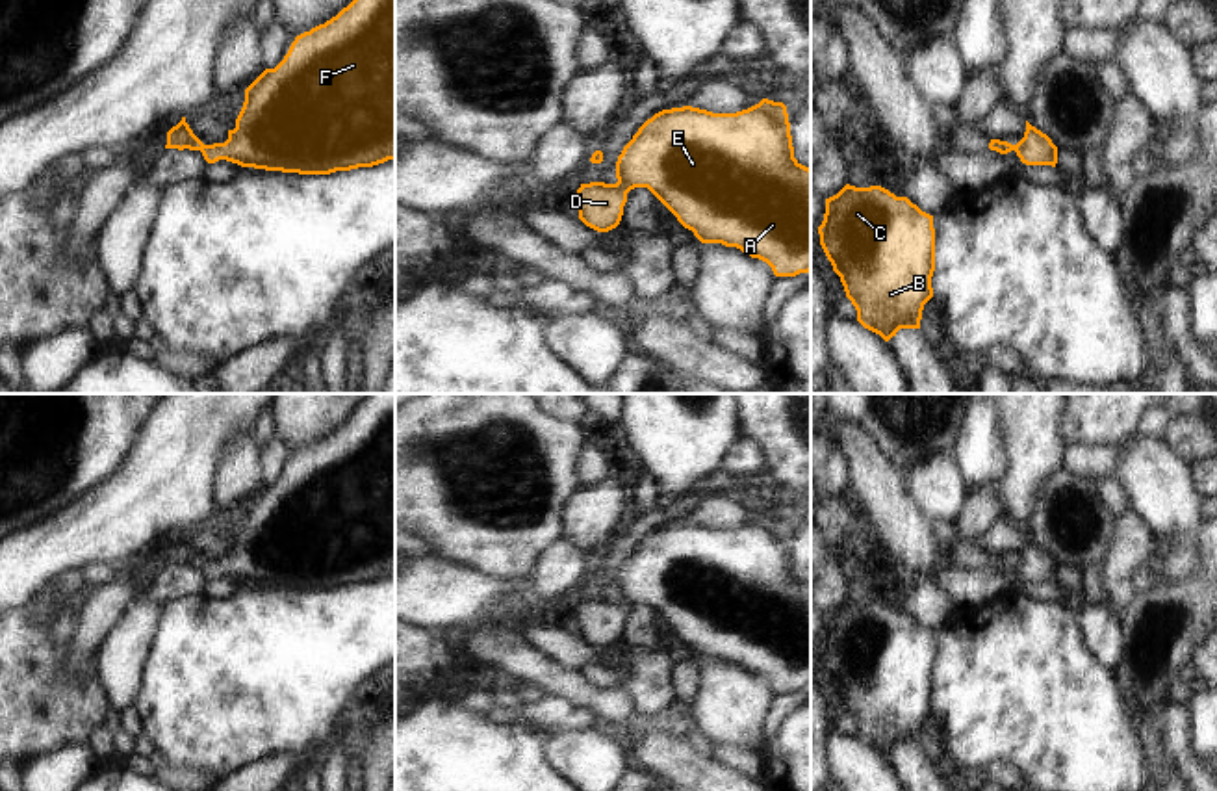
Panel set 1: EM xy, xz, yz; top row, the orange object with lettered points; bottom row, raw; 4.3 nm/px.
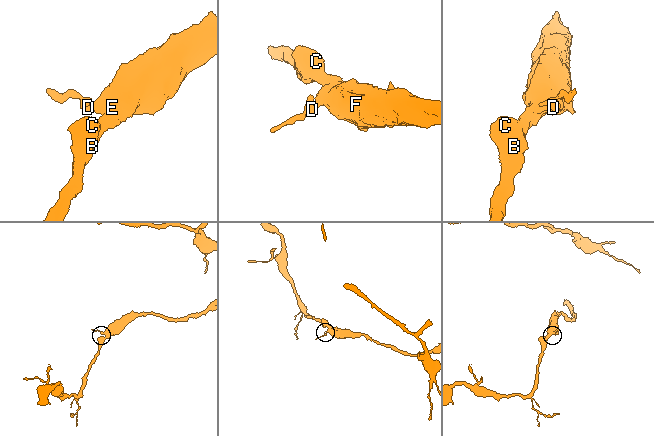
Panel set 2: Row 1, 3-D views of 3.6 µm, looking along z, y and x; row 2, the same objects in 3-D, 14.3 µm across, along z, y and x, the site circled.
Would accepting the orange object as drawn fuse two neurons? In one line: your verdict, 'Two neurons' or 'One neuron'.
One neuron.

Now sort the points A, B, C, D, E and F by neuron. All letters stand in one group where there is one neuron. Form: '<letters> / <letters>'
A B C D E F

